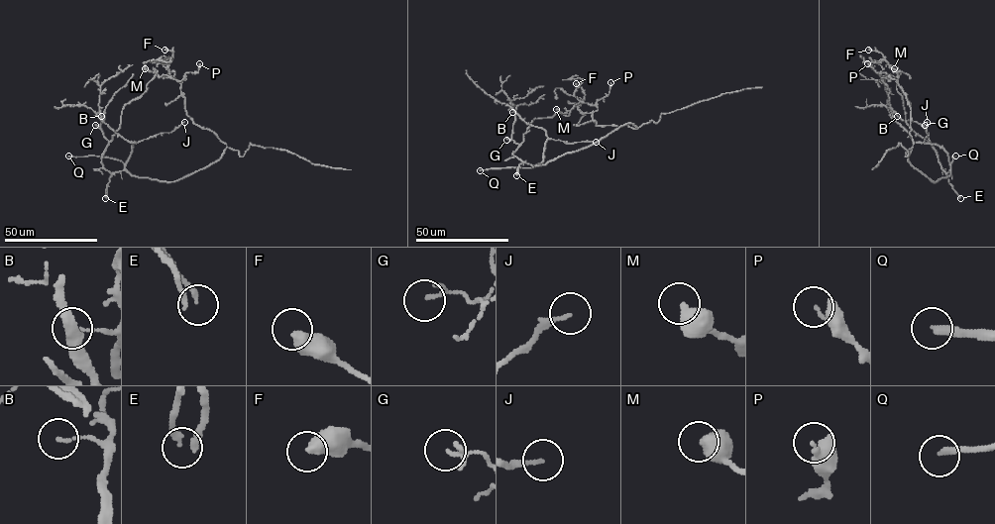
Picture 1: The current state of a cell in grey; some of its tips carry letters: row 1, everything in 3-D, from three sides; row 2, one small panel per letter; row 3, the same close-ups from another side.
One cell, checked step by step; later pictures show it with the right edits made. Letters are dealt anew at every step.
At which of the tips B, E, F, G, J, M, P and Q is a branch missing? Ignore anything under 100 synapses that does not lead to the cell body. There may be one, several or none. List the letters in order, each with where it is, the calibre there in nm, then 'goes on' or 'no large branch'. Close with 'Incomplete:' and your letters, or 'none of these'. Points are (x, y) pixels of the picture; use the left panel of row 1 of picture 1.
B: at (101, 116); 100 nm thick; no large branch
E: at (105, 198); 130 nm thick; no large branch
F: at (165, 50); 480 nm thick; no large branch
G: at (95, 125); 130 nm thick; no large branch
J: at (184, 122); 150 nm thick; no large branch
M: at (145, 68); 500 nm thick; no large branch
P: at (199, 63); 320 nm thick; no large branch
Q: at (68, 156); 240 nm thick; goes on
Incomplete: Q

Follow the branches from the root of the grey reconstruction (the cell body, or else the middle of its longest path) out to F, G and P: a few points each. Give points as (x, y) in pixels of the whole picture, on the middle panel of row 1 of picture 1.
F: (594, 144), (627, 123), (637, 128), (597, 126), (591, 113), (578, 109), (585, 94), (576, 83)
G: (594, 144), (544, 164), (530, 165), (513, 155), (519, 145), (506, 140)
P: (594, 144), (627, 123), (637, 128), (597, 125), (592, 113), (598, 109), (597, 102), (608, 94), (610, 82)

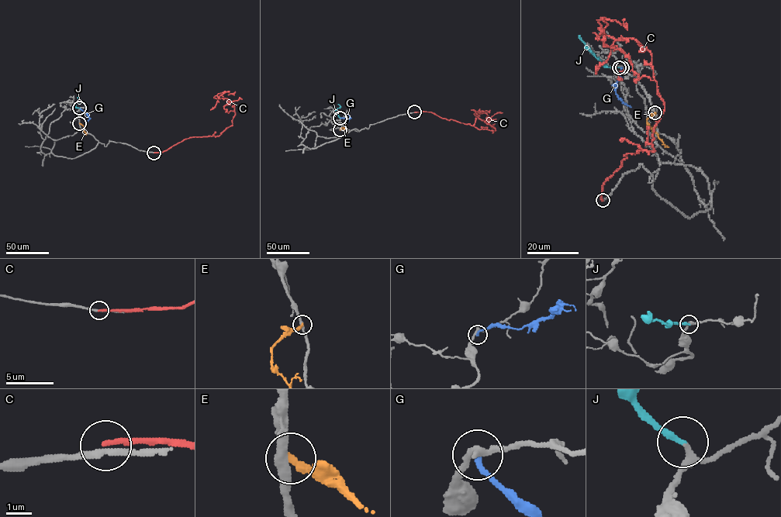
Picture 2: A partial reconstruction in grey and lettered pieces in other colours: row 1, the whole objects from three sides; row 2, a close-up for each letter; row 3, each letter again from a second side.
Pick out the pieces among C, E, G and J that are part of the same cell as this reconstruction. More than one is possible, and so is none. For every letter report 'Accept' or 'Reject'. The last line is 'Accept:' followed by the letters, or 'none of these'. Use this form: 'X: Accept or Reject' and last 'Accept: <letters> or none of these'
C: Reject
E: Reject
G: Reject
J: Accept
Accept: J

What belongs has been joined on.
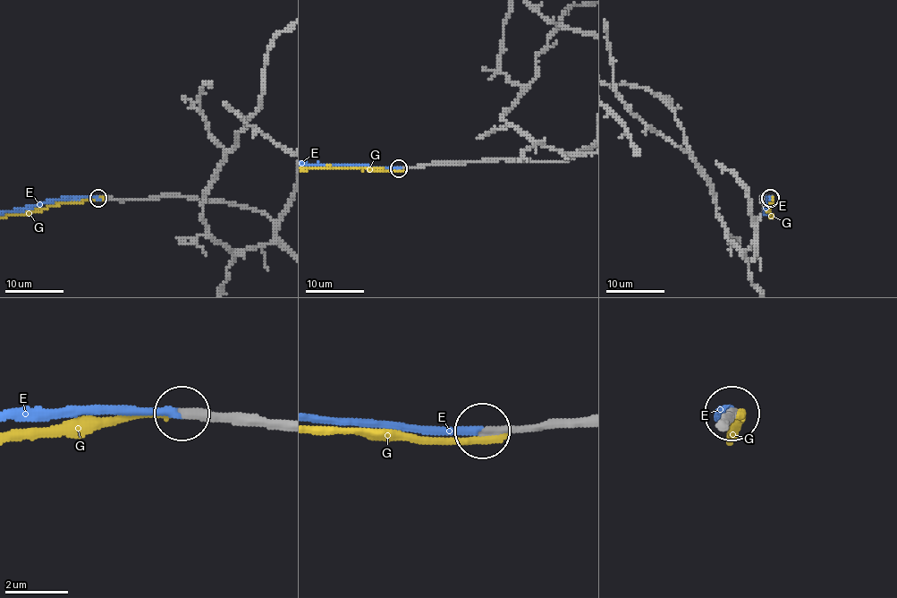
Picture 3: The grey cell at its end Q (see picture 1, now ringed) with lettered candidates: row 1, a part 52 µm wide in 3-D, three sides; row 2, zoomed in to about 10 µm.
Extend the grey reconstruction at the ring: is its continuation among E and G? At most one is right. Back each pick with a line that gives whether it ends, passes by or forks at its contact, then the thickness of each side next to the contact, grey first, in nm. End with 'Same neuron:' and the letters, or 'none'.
E: it ends there; 300 nm thick on the grey side, 280 nm on the other
Same neuron: E

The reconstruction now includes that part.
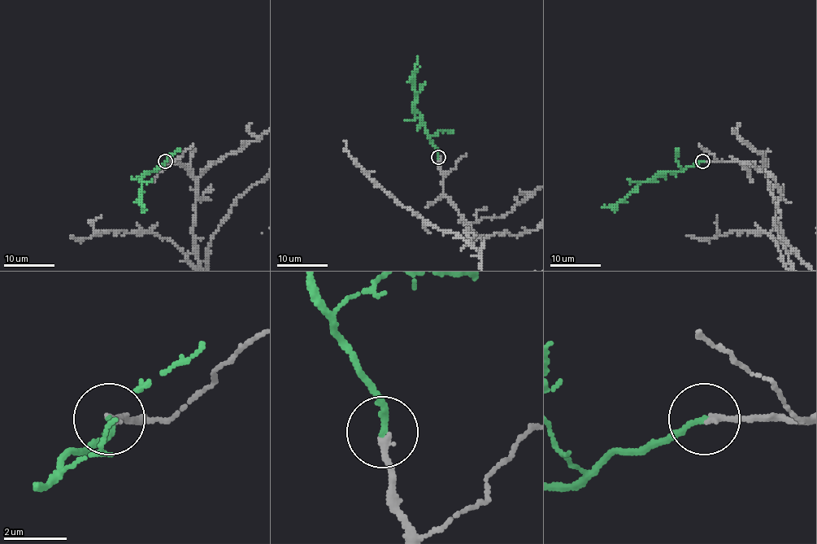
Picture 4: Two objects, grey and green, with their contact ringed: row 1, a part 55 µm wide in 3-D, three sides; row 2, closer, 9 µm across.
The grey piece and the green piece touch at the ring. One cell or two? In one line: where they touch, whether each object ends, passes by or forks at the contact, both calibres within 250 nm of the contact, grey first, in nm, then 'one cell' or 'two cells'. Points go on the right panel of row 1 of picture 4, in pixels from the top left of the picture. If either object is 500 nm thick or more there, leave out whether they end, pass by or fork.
(702, 161) | grey ends | green ends | 200/200 nm | one cell

